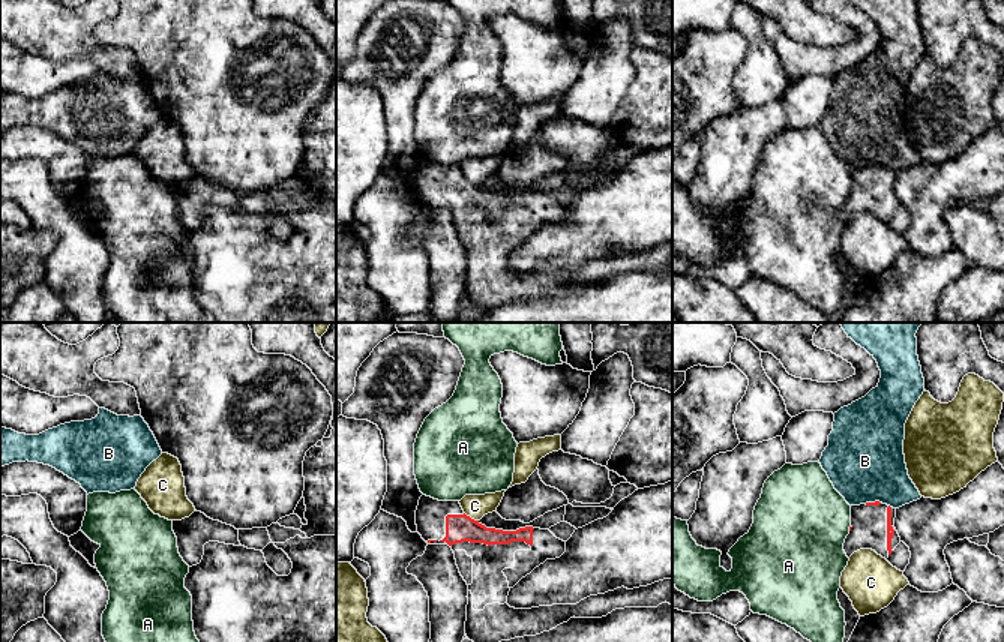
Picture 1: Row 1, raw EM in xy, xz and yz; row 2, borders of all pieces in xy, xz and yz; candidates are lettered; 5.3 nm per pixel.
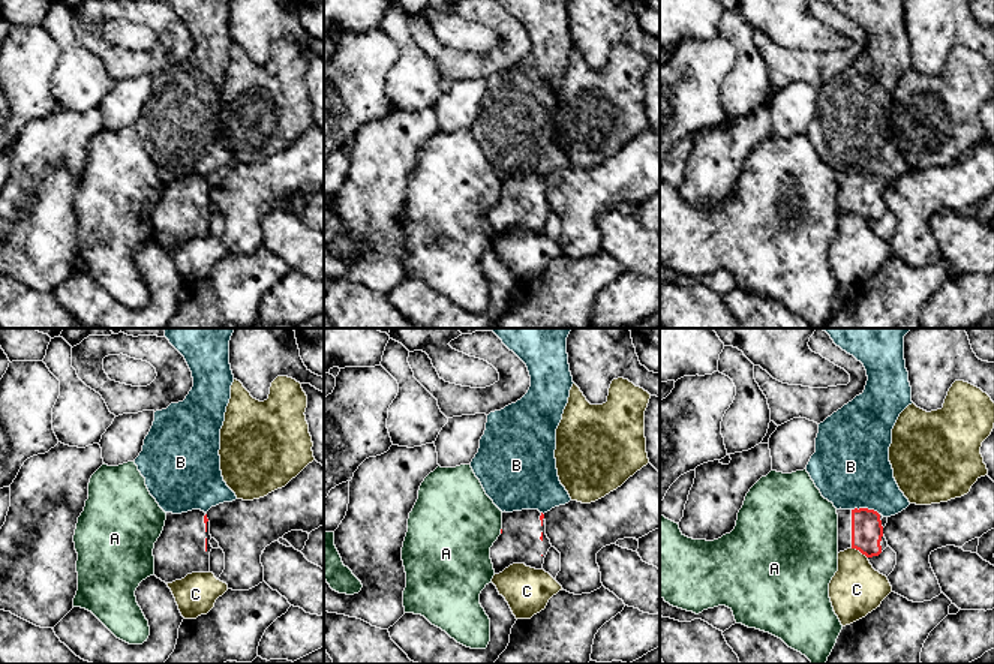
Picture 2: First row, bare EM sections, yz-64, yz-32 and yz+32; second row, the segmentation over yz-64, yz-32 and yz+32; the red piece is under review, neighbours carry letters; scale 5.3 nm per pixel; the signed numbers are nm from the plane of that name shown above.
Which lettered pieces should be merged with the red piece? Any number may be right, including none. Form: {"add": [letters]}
{"add": []}

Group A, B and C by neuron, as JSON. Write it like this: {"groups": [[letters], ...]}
{"groups": [["A"], ["B"], ["C"]]}

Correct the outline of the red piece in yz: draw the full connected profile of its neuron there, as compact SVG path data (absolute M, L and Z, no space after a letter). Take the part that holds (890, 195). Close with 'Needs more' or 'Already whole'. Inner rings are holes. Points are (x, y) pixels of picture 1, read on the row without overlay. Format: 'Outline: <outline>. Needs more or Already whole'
Outline: M879 165L851 170L849 198L843 207L846 220L860 213L872 213L887 224L900 207L894 182L896 172Z. Needs more

